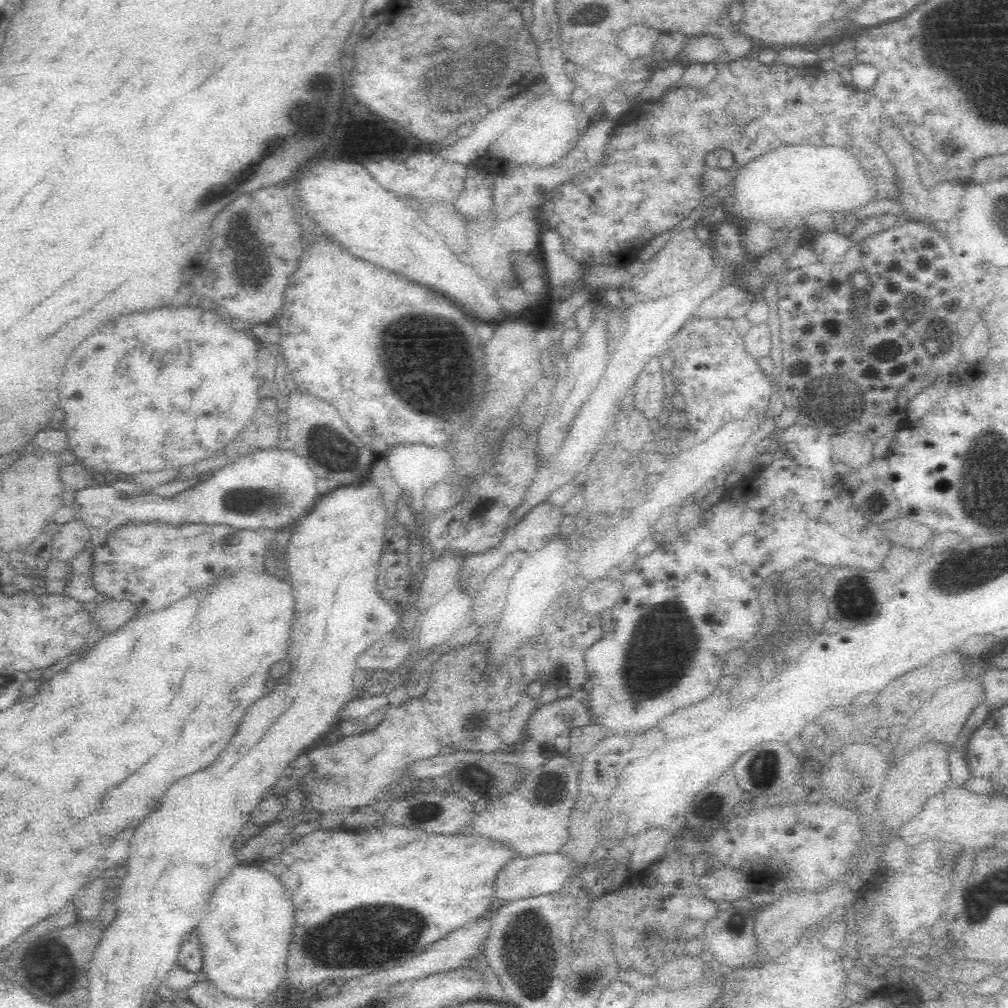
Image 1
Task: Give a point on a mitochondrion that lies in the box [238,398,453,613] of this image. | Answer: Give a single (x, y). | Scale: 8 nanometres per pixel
(341, 453)

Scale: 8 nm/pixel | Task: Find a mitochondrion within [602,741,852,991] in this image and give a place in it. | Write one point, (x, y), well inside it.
(761, 764)

